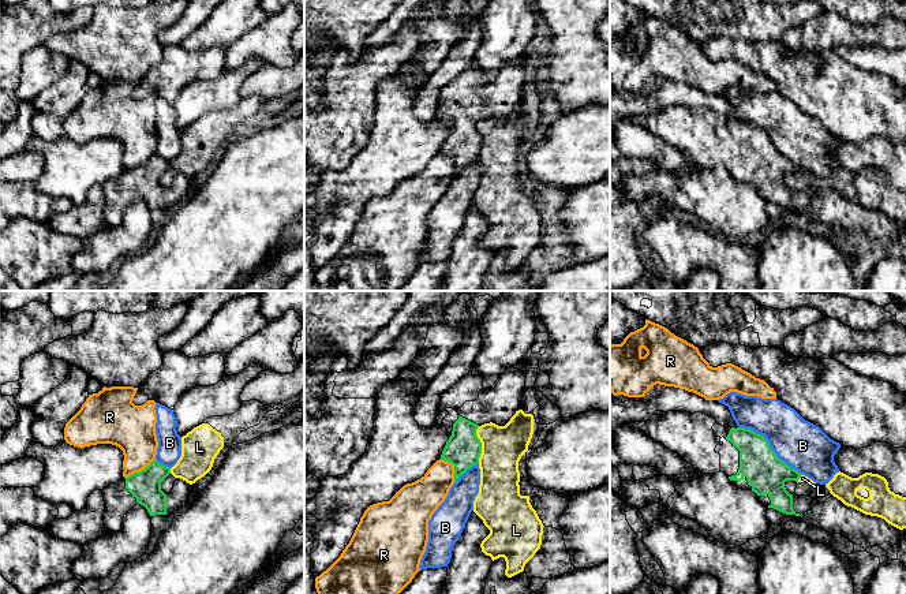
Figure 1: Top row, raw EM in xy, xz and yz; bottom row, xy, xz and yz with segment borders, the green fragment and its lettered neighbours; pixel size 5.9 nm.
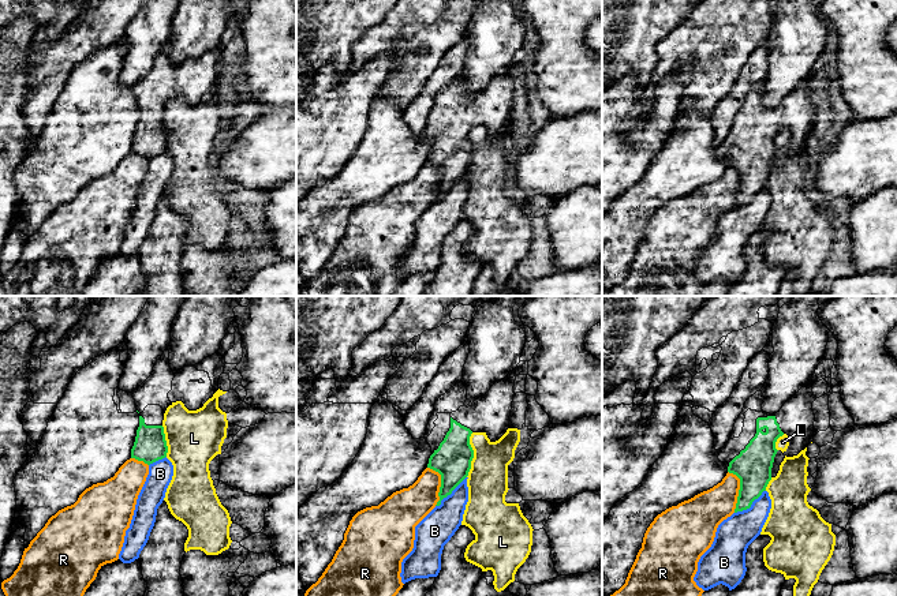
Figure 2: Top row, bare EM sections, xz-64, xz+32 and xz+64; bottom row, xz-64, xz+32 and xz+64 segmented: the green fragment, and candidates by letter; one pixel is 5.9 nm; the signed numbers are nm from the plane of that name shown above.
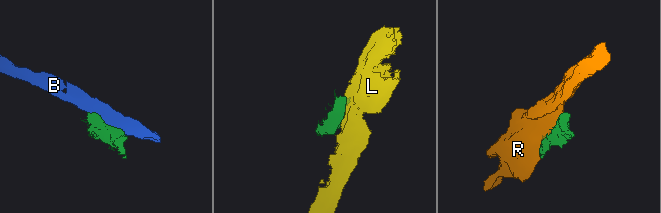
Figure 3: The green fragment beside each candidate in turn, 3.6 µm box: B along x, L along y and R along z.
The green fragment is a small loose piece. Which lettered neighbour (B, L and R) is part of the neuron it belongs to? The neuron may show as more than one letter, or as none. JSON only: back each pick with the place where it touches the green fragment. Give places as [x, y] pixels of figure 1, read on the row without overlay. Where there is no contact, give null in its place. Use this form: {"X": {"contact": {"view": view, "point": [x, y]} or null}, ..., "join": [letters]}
{"join": []}

